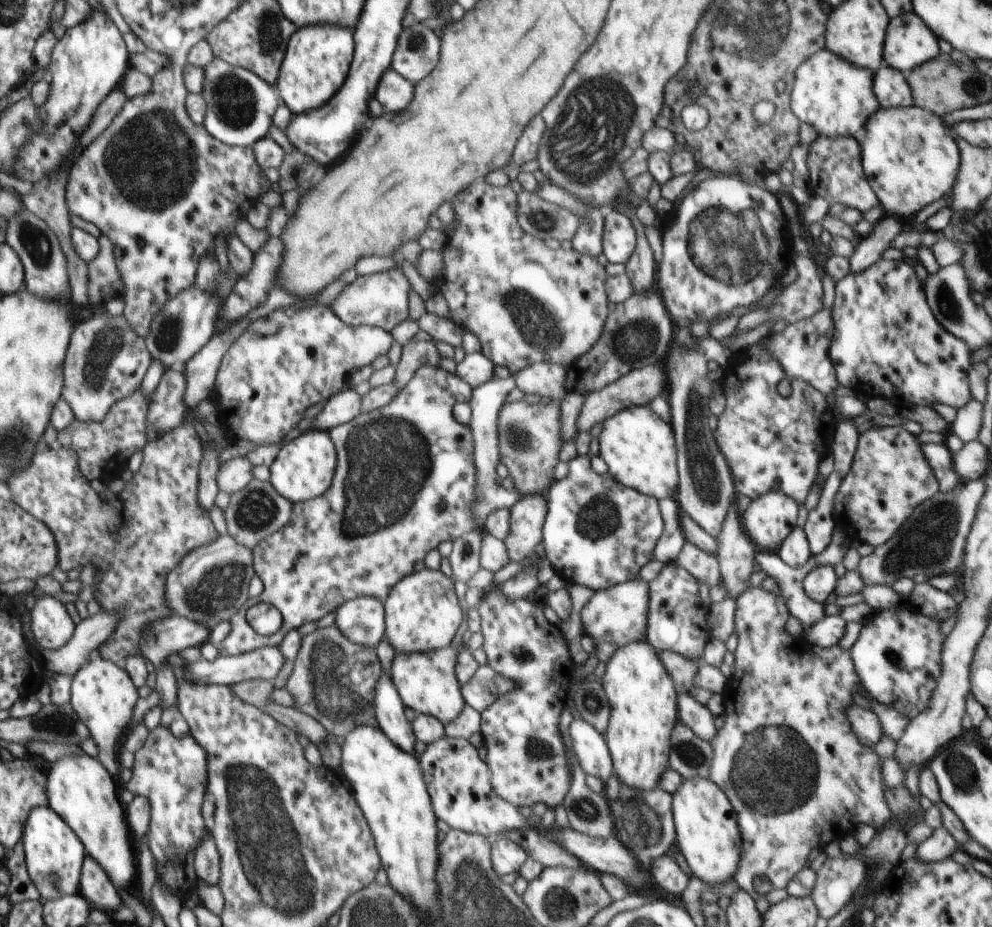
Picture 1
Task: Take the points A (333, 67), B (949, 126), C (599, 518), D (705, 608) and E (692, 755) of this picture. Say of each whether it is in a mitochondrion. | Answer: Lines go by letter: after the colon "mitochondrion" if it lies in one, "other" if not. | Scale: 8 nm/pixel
A: other
B: other
C: mitochondrion
D: other
E: mitochondrion

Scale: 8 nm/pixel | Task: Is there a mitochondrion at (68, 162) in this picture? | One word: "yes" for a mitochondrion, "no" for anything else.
no

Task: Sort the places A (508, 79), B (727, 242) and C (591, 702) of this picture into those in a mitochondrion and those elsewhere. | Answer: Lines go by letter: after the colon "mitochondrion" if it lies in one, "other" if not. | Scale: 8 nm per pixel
A: other
B: mitochondrion
C: mitochondrion

